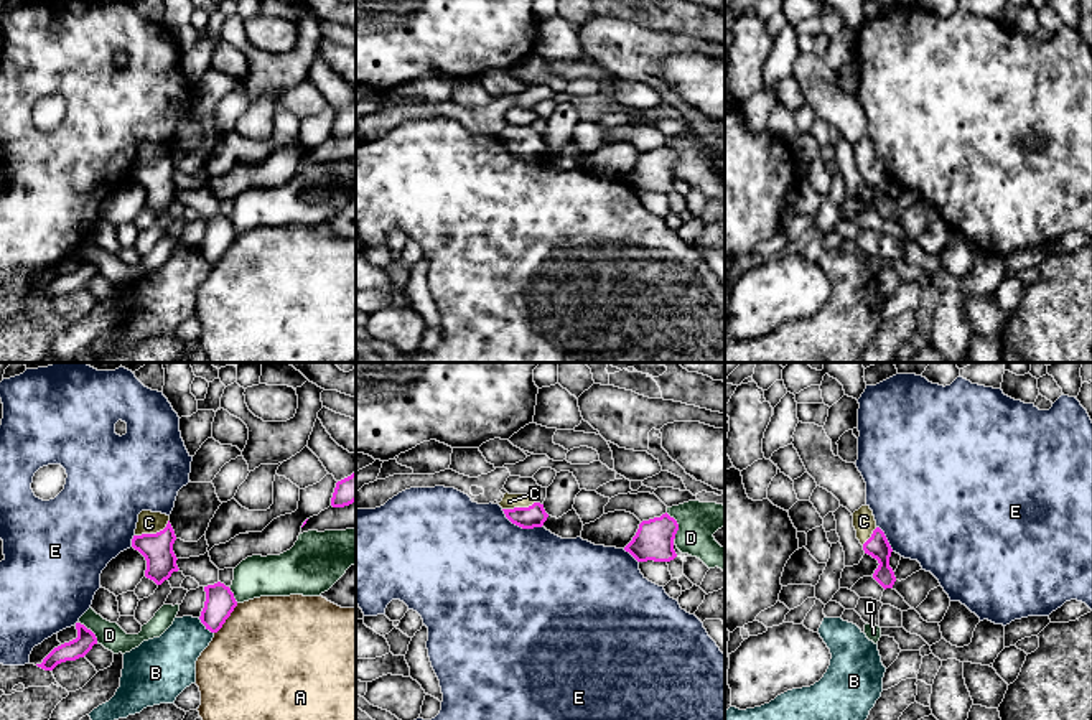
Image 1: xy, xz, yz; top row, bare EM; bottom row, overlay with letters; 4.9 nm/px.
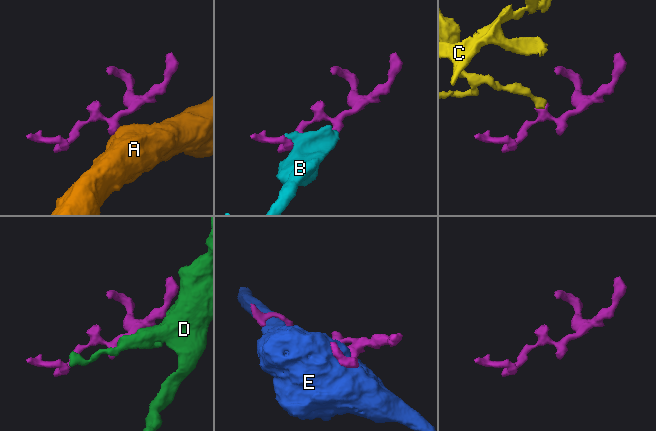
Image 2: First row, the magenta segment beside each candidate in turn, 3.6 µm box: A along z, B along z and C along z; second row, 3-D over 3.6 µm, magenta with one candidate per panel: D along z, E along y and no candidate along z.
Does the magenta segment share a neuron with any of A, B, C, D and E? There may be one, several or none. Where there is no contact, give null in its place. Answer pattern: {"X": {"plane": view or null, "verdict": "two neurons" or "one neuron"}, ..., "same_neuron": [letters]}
{"A": {"plane": "xy", "verdict": "two neurons"}, "B": {"plane": "xy", "verdict": "two neurons"}, "C": {"plane": "xy", "verdict": "one neuron"}, "D": {"plane": "xz", "verdict": "two neurons"}, "E": {"plane": "xz", "verdict": "two neurons"}, "same_neuron": ["C"]}

